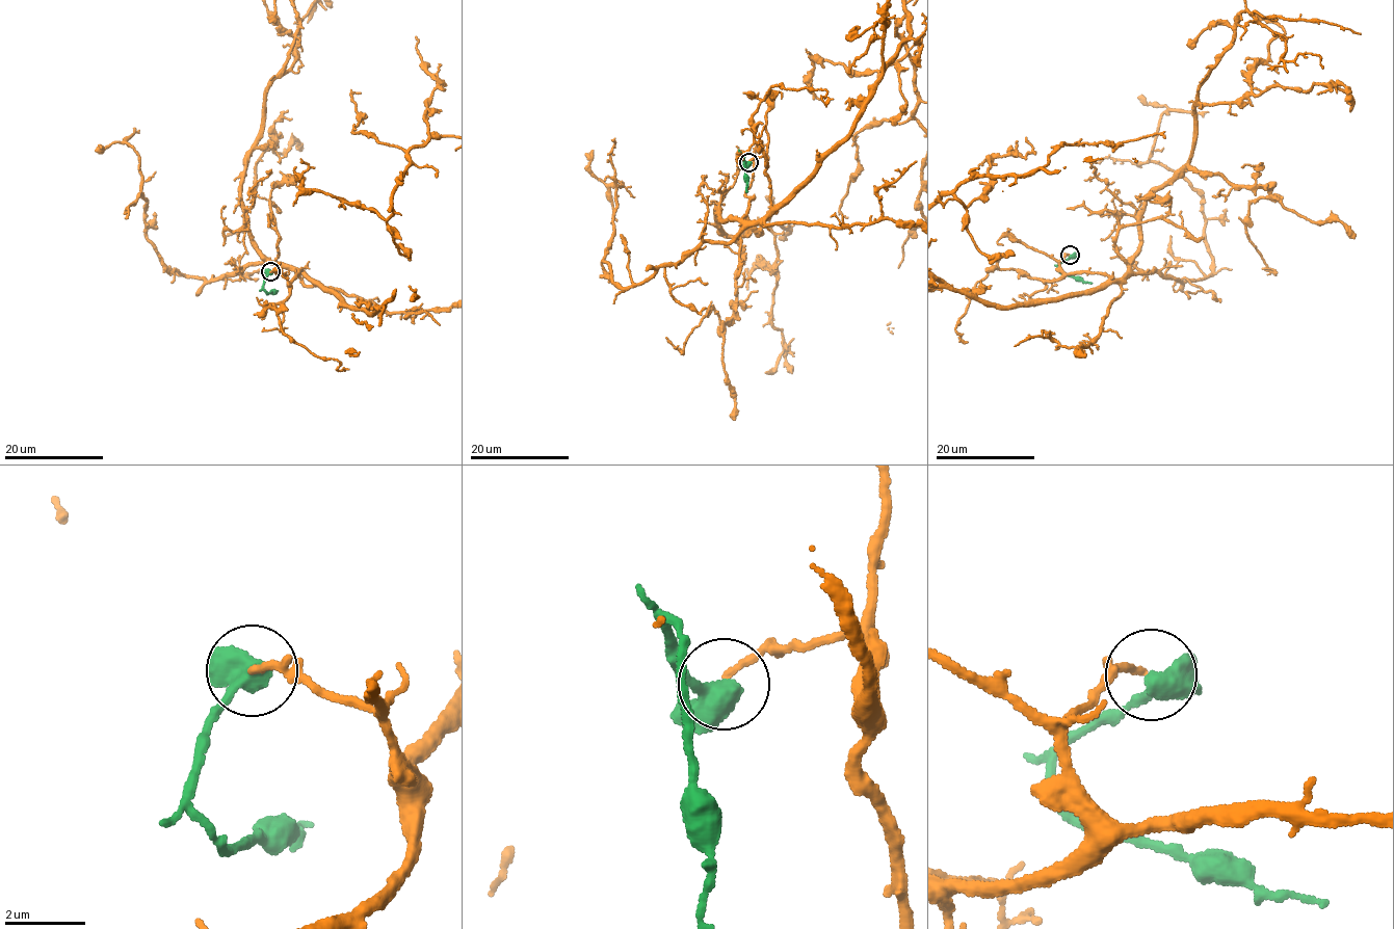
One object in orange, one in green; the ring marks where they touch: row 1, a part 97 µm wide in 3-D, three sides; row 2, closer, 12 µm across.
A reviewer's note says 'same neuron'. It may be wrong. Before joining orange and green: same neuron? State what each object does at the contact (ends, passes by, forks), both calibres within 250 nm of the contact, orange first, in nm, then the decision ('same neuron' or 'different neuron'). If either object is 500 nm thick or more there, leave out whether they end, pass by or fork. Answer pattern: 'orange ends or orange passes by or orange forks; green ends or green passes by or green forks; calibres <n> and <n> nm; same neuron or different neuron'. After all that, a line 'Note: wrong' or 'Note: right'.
orange ends; green passes by; calibres 160 and 480 nm; different neuron
Note: wrong

